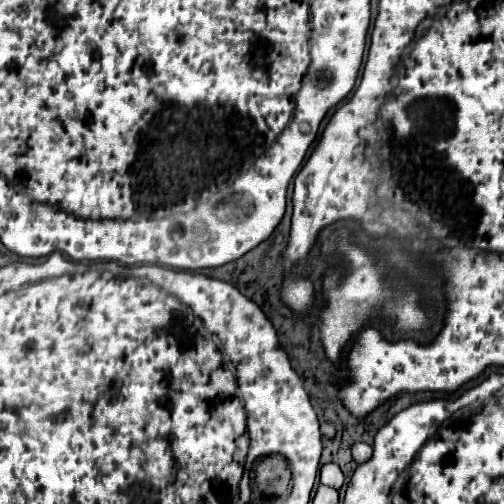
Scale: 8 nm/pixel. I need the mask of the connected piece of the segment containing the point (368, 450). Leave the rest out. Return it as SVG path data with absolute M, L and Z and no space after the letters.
M356 442L352 446L352 458L360 464L360 462L366 462L368 458L372 456L372 446L370 444L364 444L364 442Z

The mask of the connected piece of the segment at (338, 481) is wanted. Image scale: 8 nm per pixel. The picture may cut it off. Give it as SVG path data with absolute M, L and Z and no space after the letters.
M324 464L322 470L320 470L320 482L324 486L330 486L330 488L340 490L340 486L344 484L344 474L338 468L338 464Z

